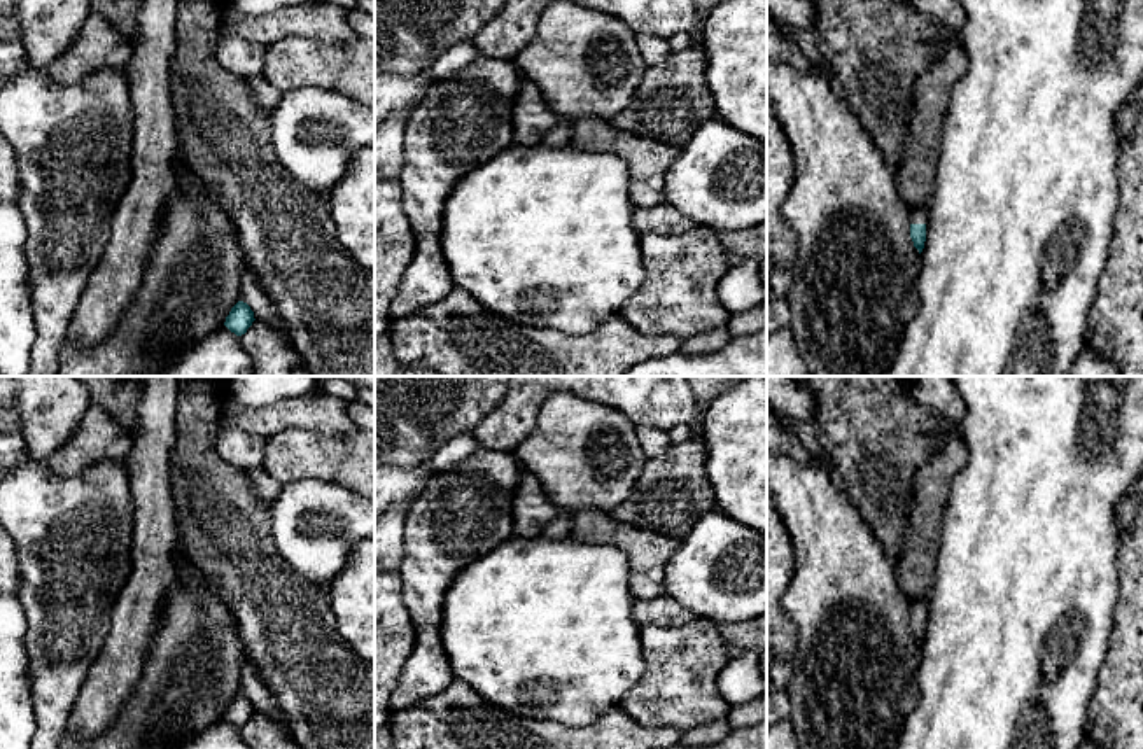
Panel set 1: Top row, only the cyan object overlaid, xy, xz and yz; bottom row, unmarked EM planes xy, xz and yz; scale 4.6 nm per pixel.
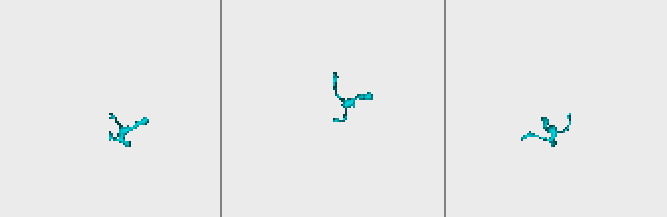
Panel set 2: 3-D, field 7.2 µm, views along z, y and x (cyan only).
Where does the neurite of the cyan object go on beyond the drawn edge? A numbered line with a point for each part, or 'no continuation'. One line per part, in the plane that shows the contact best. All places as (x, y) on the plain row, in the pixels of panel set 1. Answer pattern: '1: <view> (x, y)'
1: yz (918, 608)

